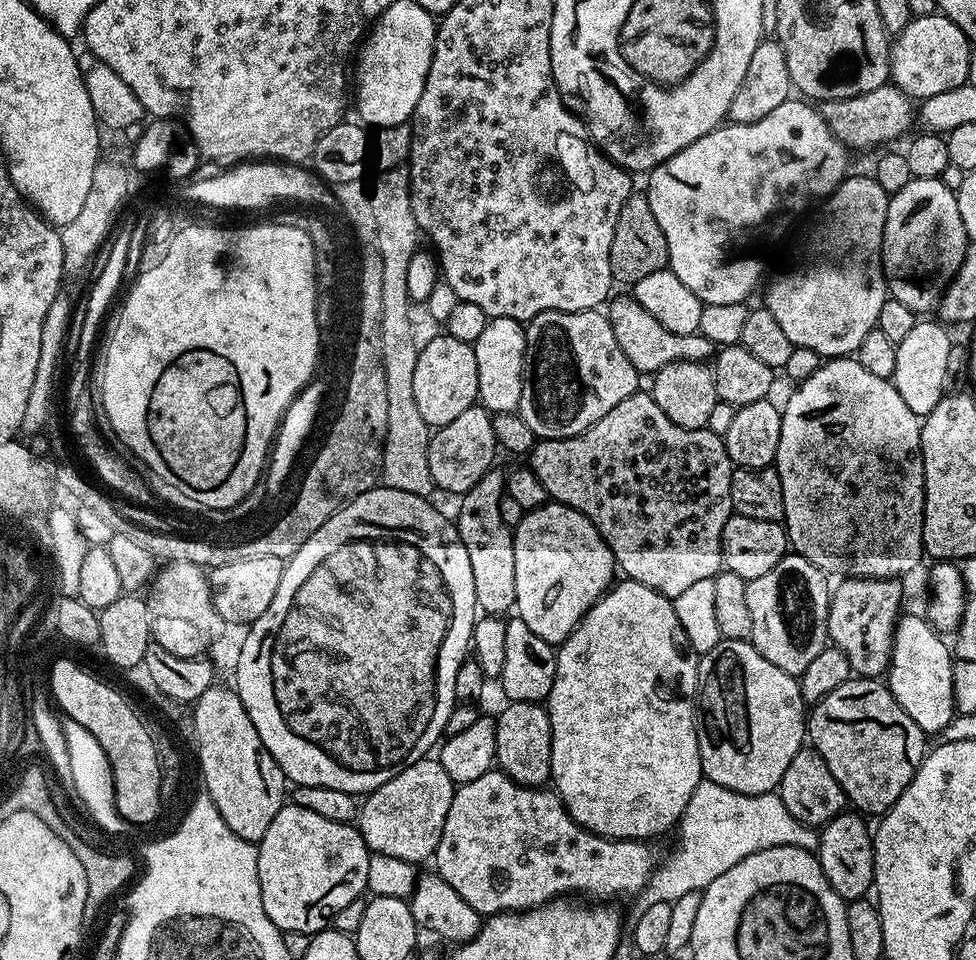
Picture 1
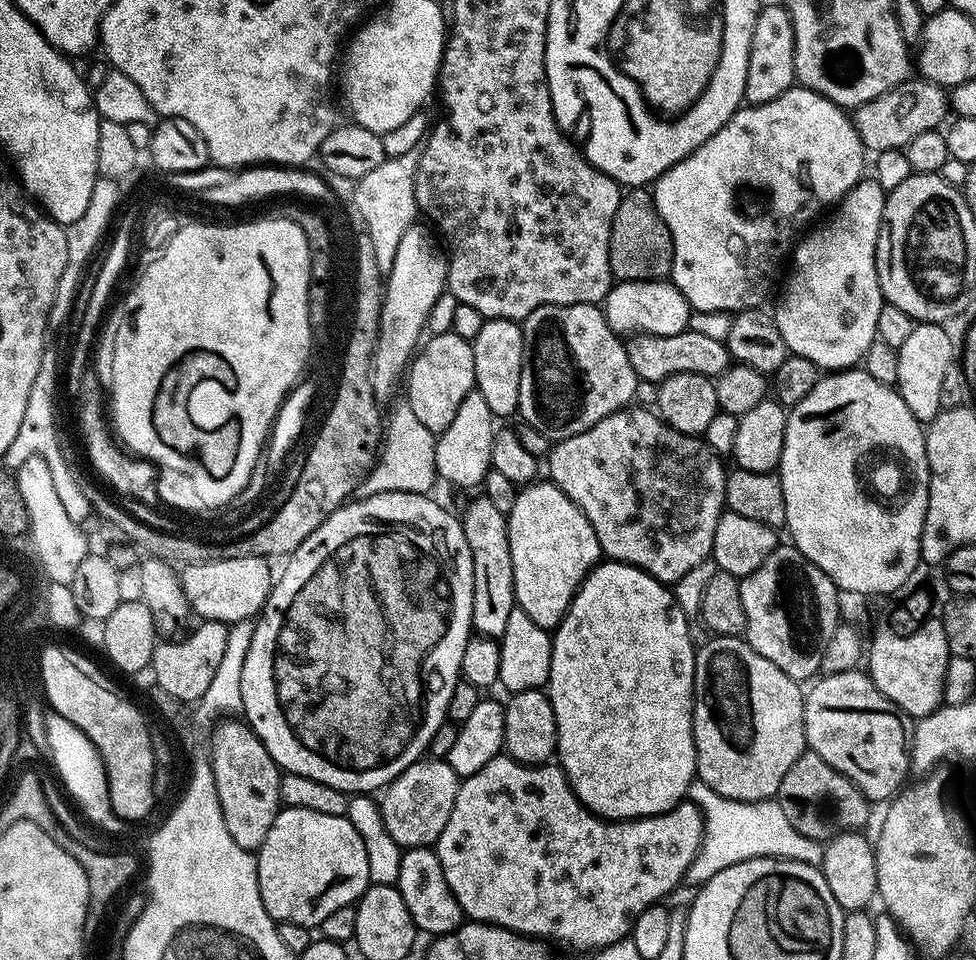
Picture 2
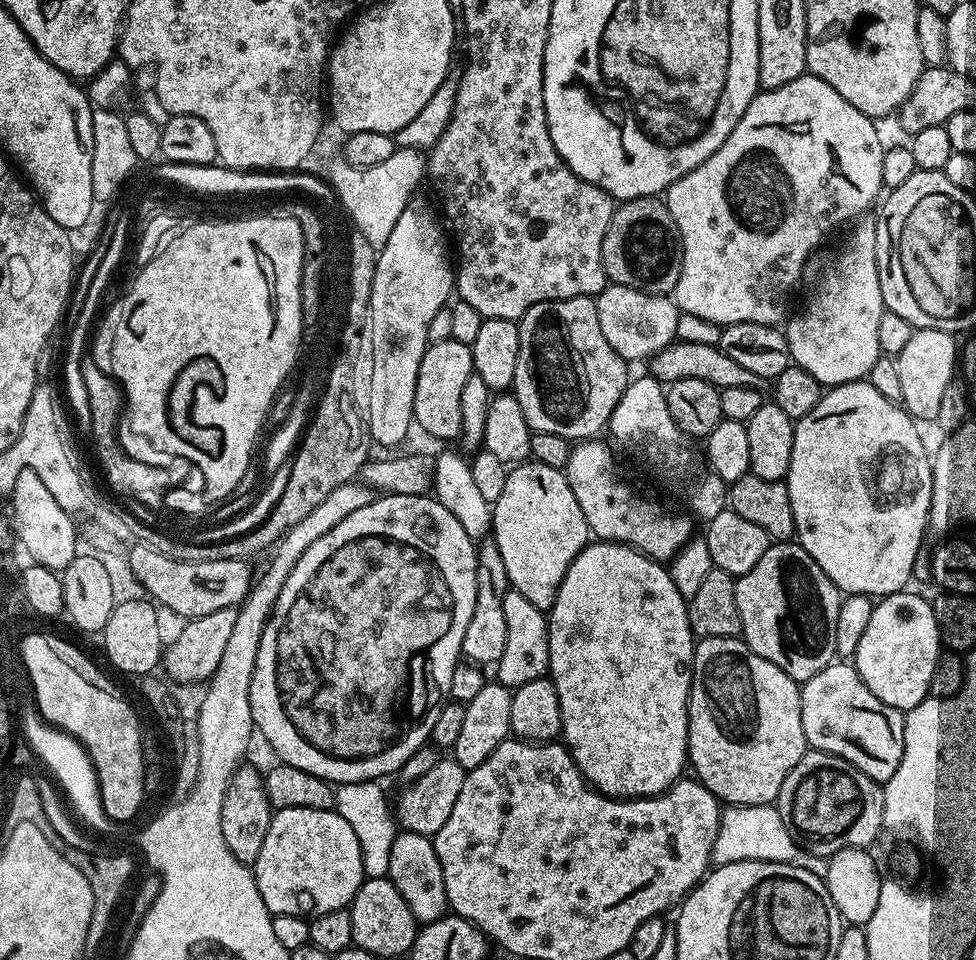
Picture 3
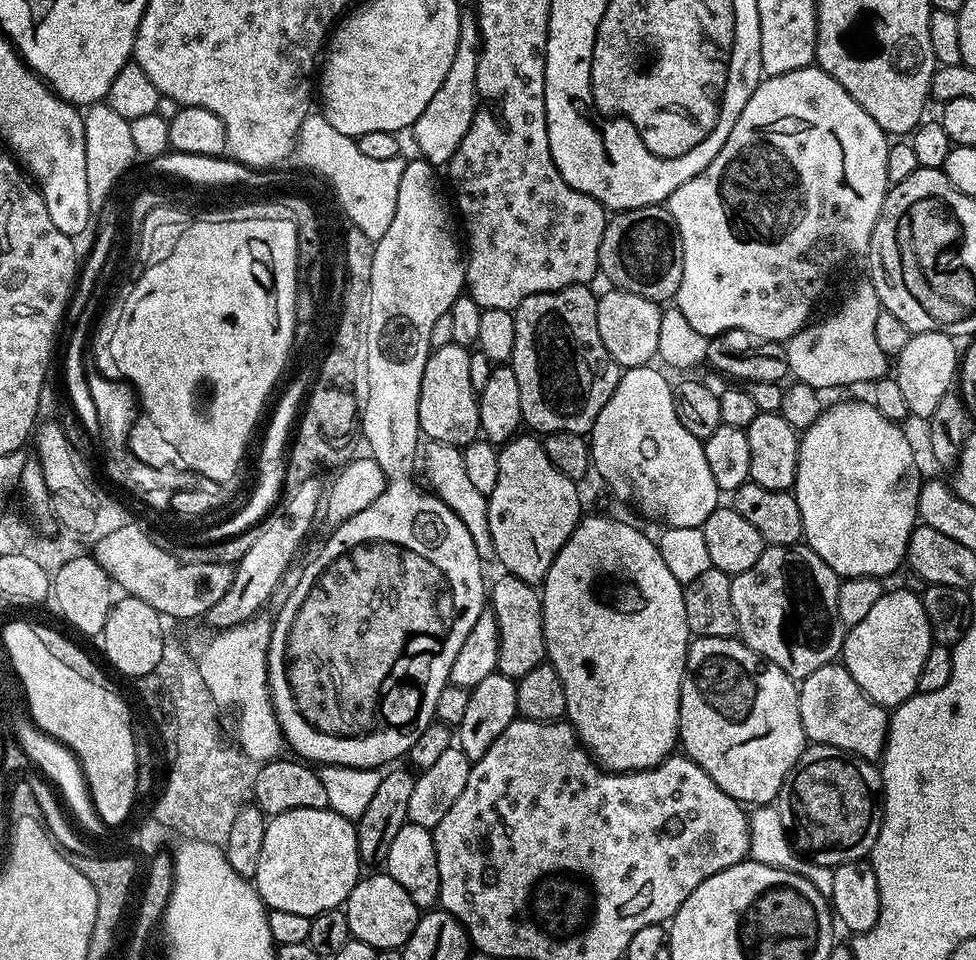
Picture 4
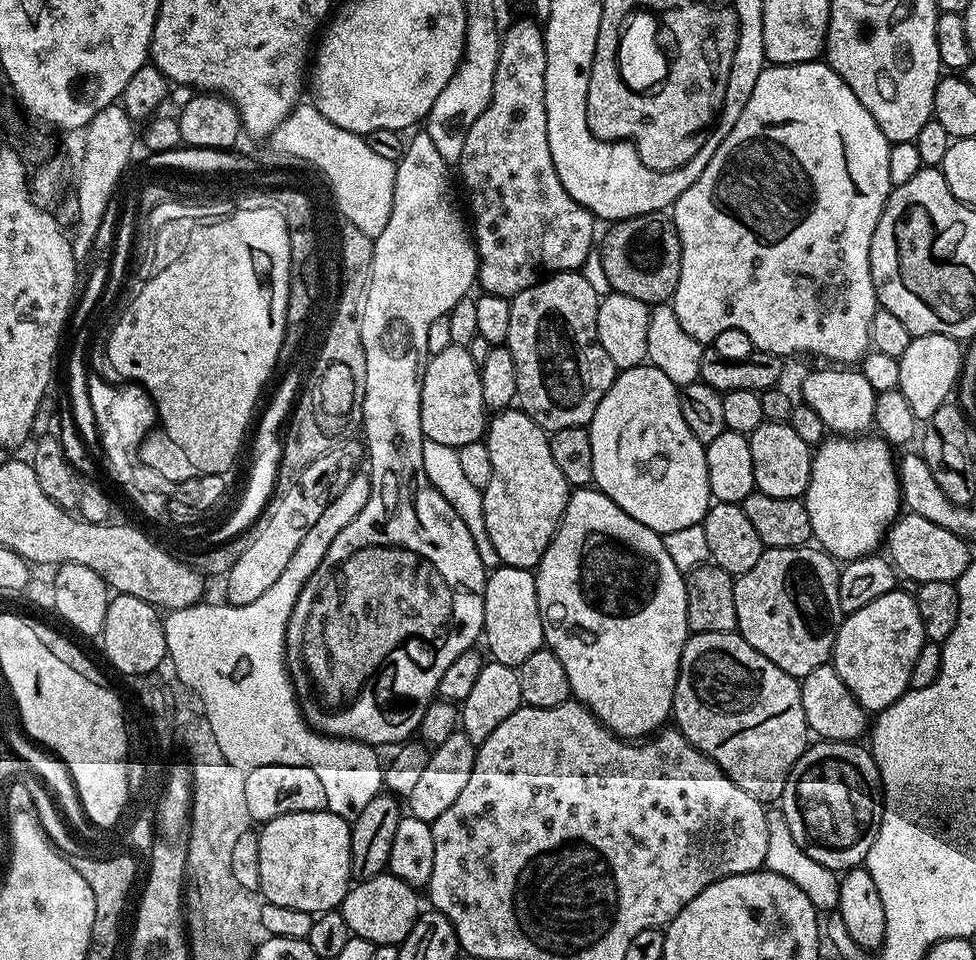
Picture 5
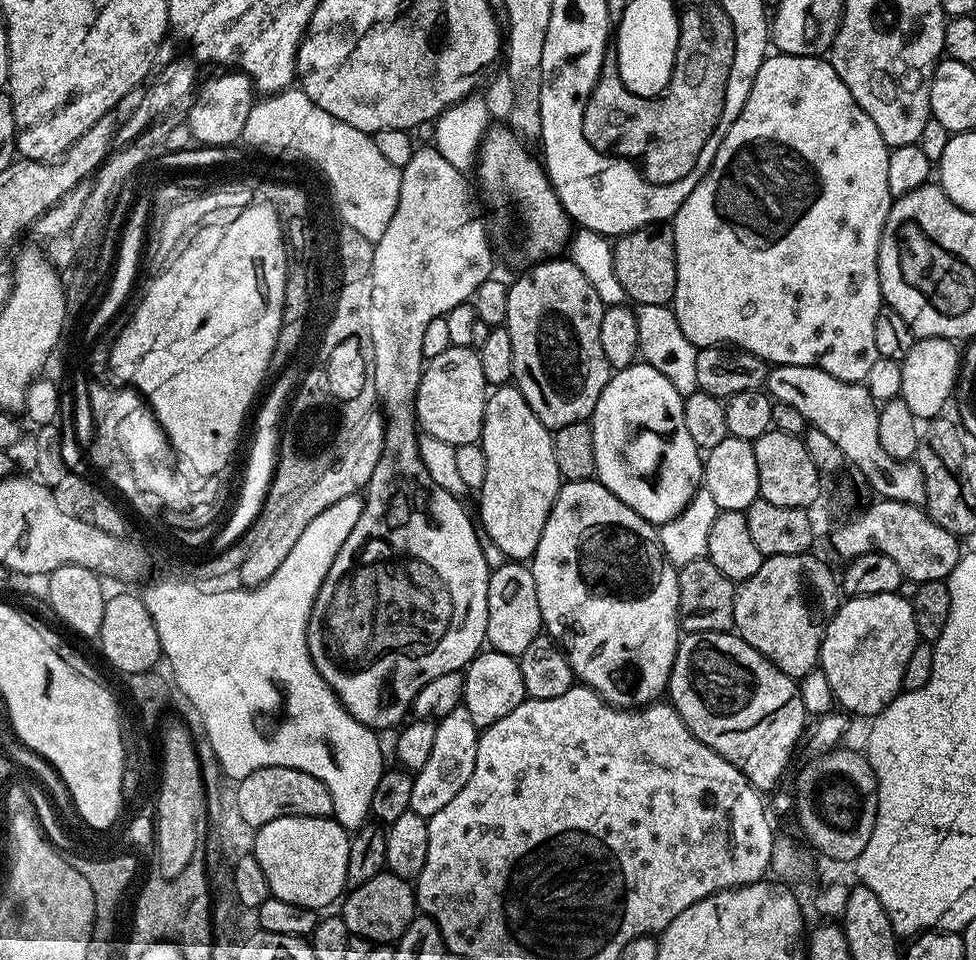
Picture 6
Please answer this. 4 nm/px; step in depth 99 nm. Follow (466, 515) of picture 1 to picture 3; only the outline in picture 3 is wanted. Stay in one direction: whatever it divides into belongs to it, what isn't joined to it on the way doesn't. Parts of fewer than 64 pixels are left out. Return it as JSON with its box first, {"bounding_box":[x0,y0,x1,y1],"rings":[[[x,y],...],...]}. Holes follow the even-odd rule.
{"bounding_box":[460,538,510,666],"rings":[[[488,538],[476,550],[476,597],[474,614],[470,614],[470,626],[462,638],[460,651],[465,661],[477,666],[494,666],[506,650],[506,613],[502,606],[510,591],[508,568],[502,563],[502,550],[495,540]]]}

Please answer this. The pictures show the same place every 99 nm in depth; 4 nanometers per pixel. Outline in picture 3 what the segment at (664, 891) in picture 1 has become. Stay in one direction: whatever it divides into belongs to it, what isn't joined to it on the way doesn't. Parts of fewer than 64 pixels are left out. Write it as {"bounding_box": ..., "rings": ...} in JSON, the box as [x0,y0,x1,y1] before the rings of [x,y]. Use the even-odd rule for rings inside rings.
{"bounding_box":[712,804,828,877],"rings":[[[742,804],[728,806],[721,811],[718,838],[712,851],[712,864],[719,866],[743,860],[769,860],[779,864],[793,864],[810,870],[810,874],[822,877],[828,869],[825,857],[815,856],[800,847],[790,830],[786,830],[786,822],[782,822],[779,810],[772,804]]]}

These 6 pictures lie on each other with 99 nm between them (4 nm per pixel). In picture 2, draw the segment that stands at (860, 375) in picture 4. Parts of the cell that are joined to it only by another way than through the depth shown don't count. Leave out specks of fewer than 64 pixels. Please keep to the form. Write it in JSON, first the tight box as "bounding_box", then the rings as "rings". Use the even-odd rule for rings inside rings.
{"bounding_box":[774,178,886,370],"rings":[[[875,178],[861,179],[860,183],[839,201],[838,207],[831,213],[832,221],[825,228],[813,227],[807,233],[809,236],[805,235],[795,245],[794,255],[791,257],[792,273],[784,284],[784,297],[781,298],[780,305],[774,308],[774,315],[789,353],[810,358],[810,362],[814,362],[821,370],[855,369],[863,361],[866,350],[870,350],[870,346],[877,339],[878,310],[882,310],[886,302],[880,292],[876,269],[876,247],[885,195],[886,191]]]}

